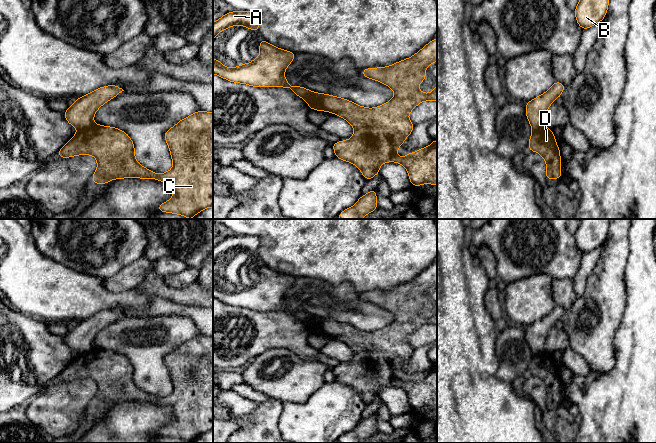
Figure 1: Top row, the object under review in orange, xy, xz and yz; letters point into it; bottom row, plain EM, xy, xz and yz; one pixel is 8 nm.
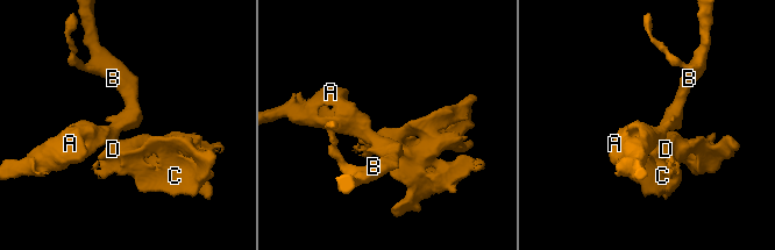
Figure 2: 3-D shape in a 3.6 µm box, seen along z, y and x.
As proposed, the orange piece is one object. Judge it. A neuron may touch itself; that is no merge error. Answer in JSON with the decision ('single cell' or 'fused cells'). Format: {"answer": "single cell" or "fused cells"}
{"answer": "fused cells"}

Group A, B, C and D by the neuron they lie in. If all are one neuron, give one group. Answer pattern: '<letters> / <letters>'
A B / C D

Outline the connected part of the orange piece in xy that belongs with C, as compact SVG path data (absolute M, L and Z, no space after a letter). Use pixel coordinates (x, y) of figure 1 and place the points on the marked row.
M203 110L193 113L167 130L164 138L169 146L173 166L170 171L161 174L148 170L136 161L134 143L127 133L100 124L79 130L57 153L60 158L93 155L98 166L91 178L97 185L122 178L156 179L169 183L173 196L159 205L157 210L192 219L202 210L213 207L213 113Z

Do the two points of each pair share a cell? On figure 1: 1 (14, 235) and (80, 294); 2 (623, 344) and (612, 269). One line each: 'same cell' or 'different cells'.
1: same cell
2: different cells

